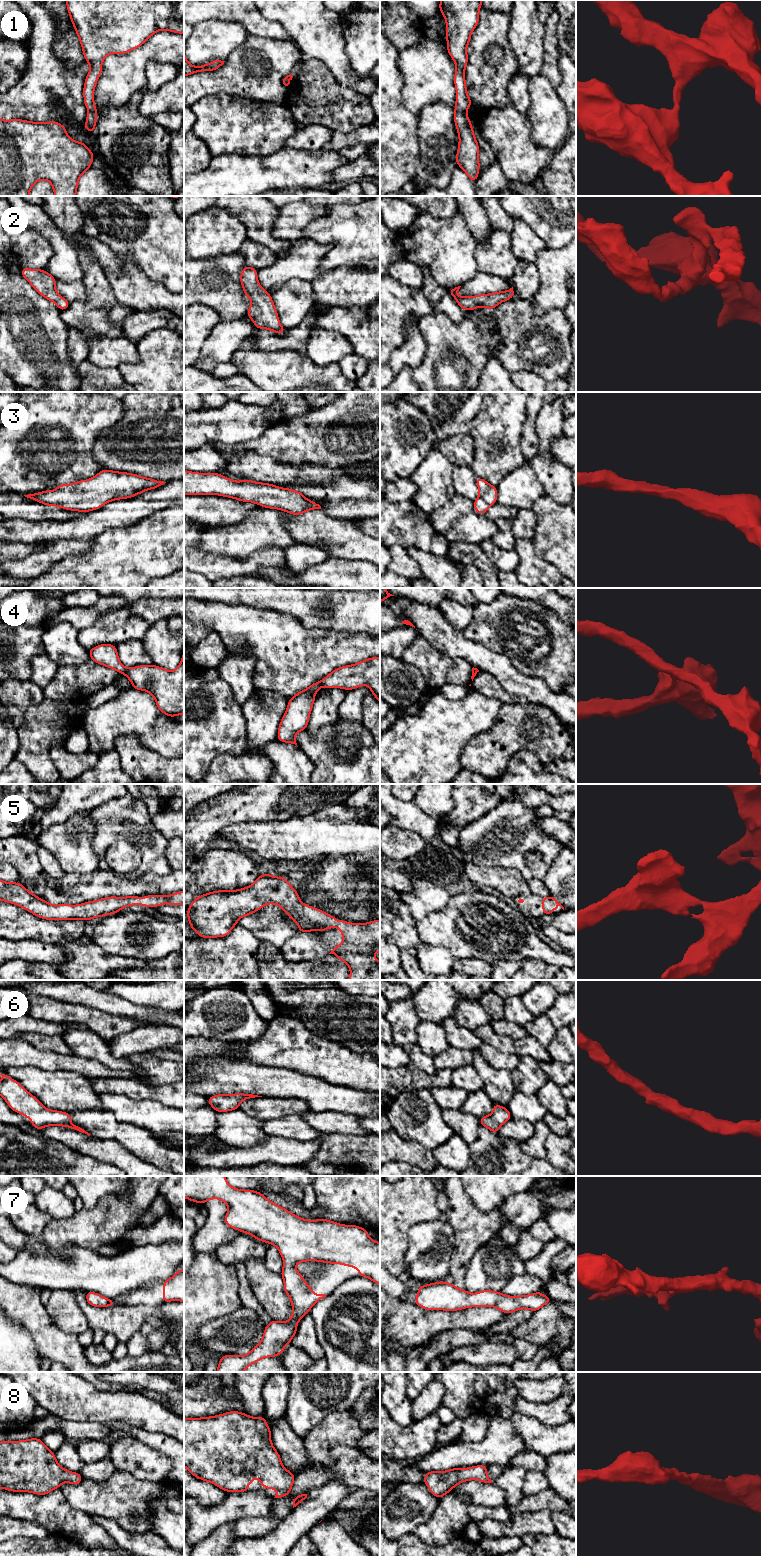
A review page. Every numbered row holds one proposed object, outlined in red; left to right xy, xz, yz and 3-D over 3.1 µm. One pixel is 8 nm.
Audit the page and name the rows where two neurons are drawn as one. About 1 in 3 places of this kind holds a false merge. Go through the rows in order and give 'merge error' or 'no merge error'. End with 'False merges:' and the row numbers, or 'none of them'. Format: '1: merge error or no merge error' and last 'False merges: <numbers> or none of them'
1: merge error
2: no merge error
3: no merge error
4: merge error
5: no merge error
6: no merge error
7: no merge error
8: no merge error
False merges: 1, 4

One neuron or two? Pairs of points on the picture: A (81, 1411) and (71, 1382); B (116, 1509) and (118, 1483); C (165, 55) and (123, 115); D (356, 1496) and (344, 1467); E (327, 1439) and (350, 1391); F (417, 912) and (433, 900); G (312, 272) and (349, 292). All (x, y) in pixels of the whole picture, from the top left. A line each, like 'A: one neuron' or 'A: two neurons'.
A: one neuron
B: one neuron
C: two neurons
D: two neurons
E: two neurons
F: one neuron
G: two neurons

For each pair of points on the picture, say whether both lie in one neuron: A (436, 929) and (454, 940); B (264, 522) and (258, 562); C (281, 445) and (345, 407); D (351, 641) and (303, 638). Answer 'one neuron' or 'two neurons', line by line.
A: one neuron
B: two neurons
C: one neuron
D: one neuron

